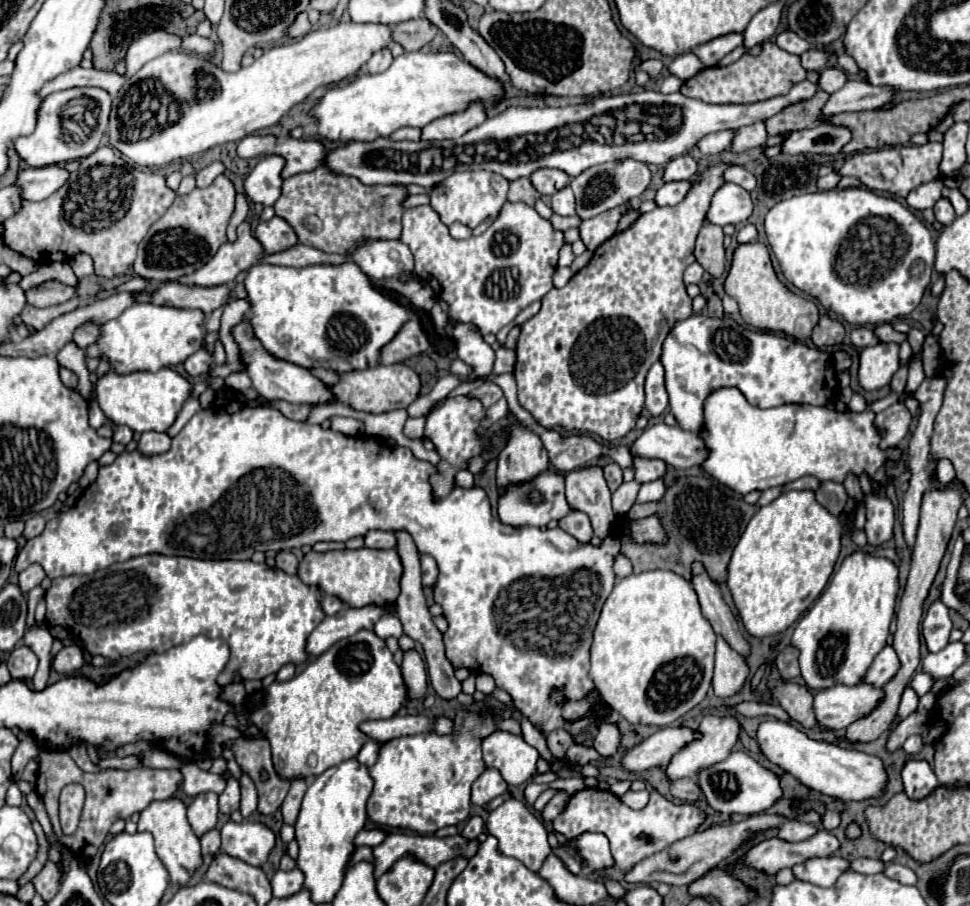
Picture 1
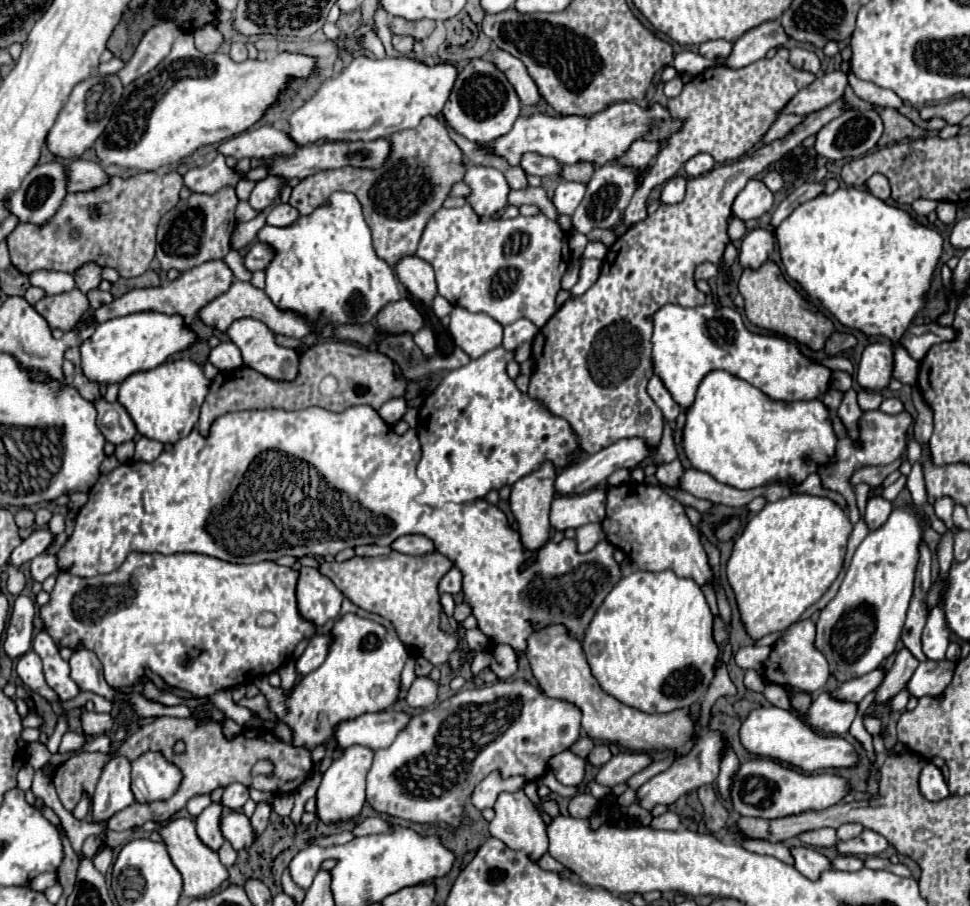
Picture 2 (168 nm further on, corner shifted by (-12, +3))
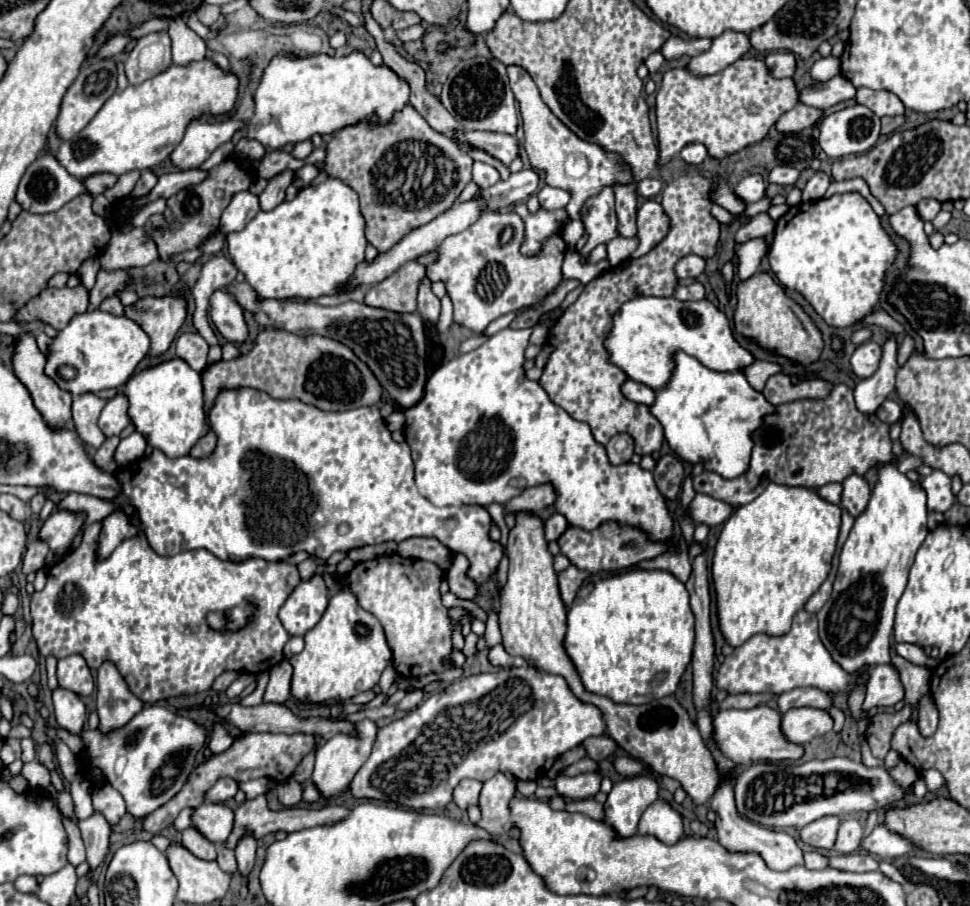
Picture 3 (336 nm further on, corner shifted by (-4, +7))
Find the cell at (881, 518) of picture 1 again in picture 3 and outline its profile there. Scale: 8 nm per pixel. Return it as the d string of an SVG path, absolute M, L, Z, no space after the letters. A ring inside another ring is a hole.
M849 474L843 482L841 492L841 508L845 508L853 518L863 512L863 506L867 506L867 498L871 498L871 488L859 474Z

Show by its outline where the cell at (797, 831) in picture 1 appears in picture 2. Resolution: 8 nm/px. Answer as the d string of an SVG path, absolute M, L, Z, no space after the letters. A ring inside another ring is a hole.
M819 828L819 830L809 830L799 834L801 844L805 846L823 846L823 848L833 848L837 842L837 834L833 828Z

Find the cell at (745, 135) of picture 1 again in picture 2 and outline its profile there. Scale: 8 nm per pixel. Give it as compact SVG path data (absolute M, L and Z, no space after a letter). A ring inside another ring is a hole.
M779 114L777 120L771 124L771 128L765 132L765 136L761 138L763 144L769 144L777 138L783 138L791 128L795 128L799 122L803 120L803 116L793 116L793 114Z

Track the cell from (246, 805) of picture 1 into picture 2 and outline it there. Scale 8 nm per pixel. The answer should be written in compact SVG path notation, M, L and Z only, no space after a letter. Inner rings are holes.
M257 802L257 808L251 816L251 824L255 828L257 834L261 834L269 822L269 816L271 816L271 804L269 802Z

